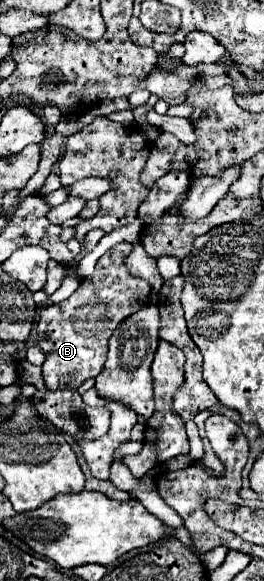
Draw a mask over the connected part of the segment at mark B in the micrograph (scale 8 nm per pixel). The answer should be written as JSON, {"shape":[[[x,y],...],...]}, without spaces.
{"shape":[[[123,242],[113,246],[103,258],[99,258],[95,272],[89,280],[83,280],[79,288],[61,304],[51,304],[43,308],[37,322],[37,342],[45,352],[43,380],[49,390],[59,390],[69,386],[73,380],[73,390],[77,390],[85,380],[95,378],[107,360],[107,342],[113,330],[149,302],[149,284],[143,278],[131,276],[125,268],[125,260],[133,246]]]}

